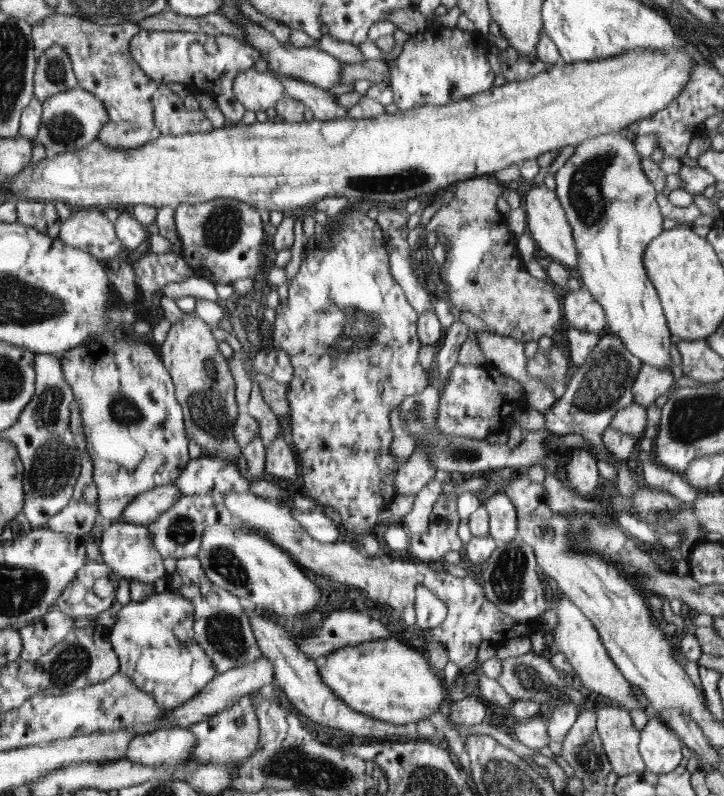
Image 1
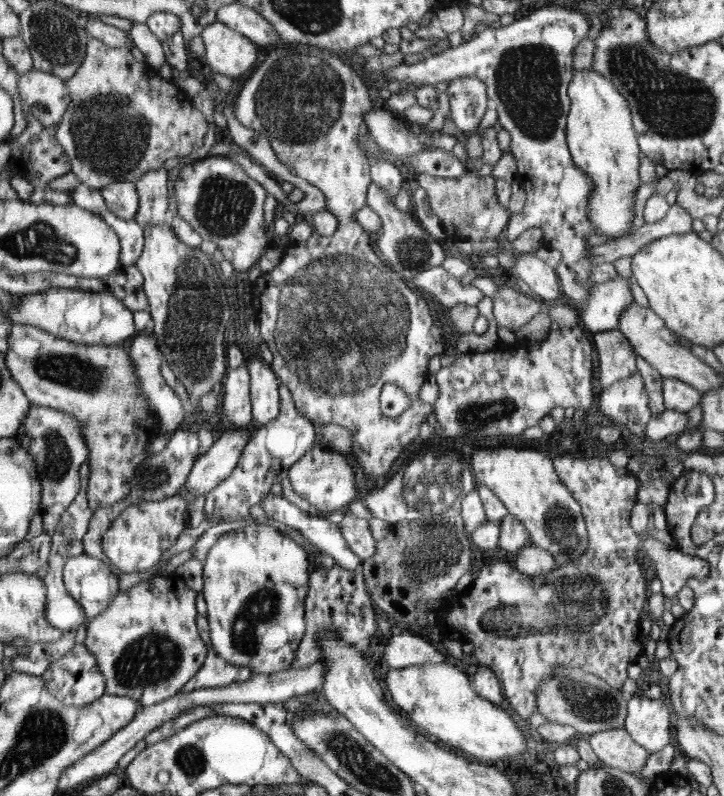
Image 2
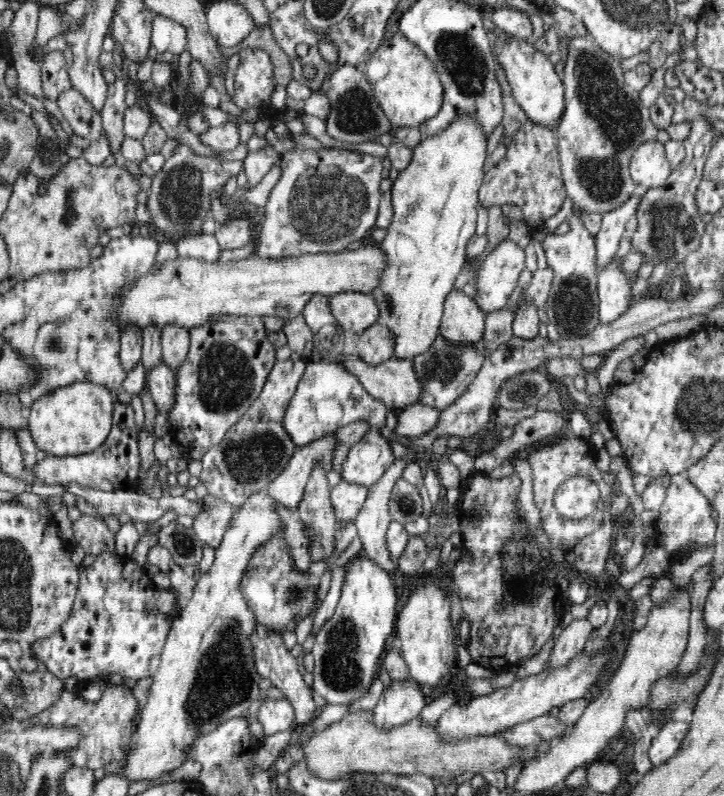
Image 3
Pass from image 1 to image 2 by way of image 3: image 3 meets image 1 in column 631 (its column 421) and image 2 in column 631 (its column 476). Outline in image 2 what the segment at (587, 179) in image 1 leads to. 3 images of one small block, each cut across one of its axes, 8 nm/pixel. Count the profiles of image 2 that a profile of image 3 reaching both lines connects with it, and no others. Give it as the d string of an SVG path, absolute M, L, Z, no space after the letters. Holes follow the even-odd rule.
M591 68L573 71L569 97L572 100L566 130L569 151L572 153L574 164L589 174L596 185L593 188L592 198L589 202L589 219L593 221L595 226L594 233L607 236L608 241L620 240L629 231L632 208L634 208L638 187L641 185L638 166L642 154L637 140L637 131L633 127L629 104L620 93L620 90L613 84L613 81L599 75L598 72Z

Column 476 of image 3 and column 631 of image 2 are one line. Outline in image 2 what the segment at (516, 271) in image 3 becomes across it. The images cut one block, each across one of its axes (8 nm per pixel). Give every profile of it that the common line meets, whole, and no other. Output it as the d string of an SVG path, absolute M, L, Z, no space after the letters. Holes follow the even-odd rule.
M617 275L604 283L592 285L587 306L580 312L581 326L587 328L593 333L601 333L611 331L619 326L620 317L623 312L633 303L631 283L633 286L633 278Z

